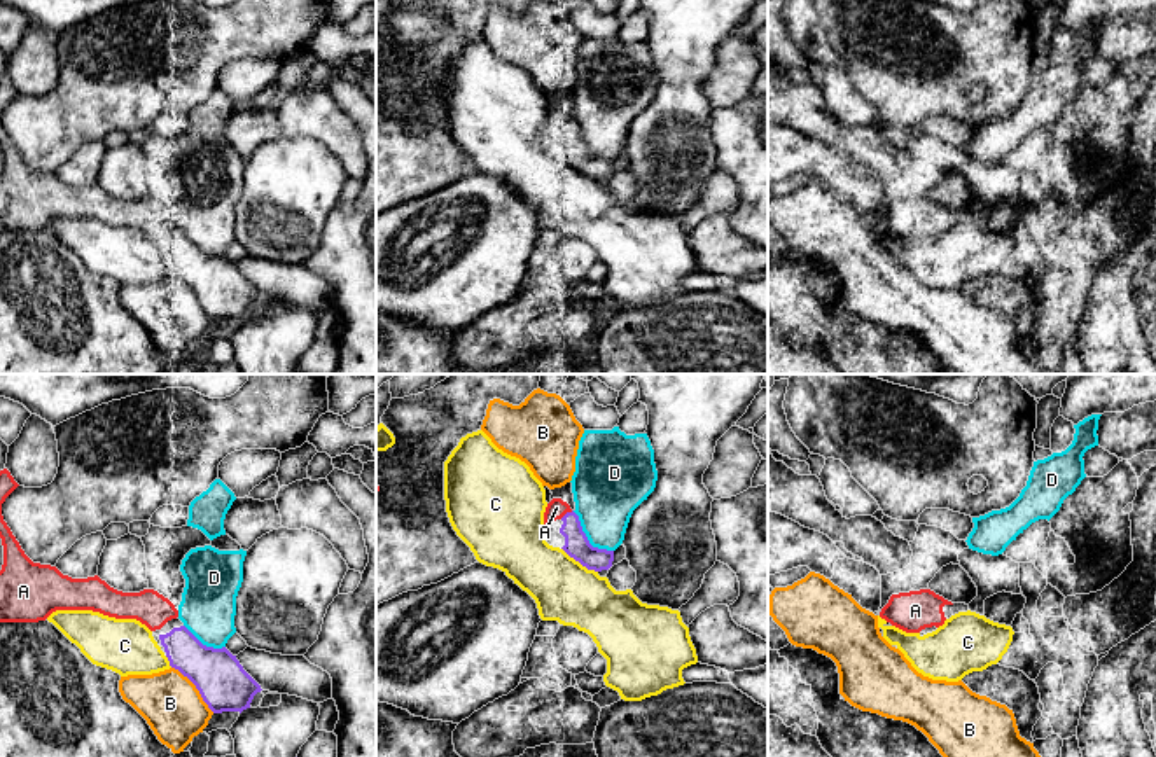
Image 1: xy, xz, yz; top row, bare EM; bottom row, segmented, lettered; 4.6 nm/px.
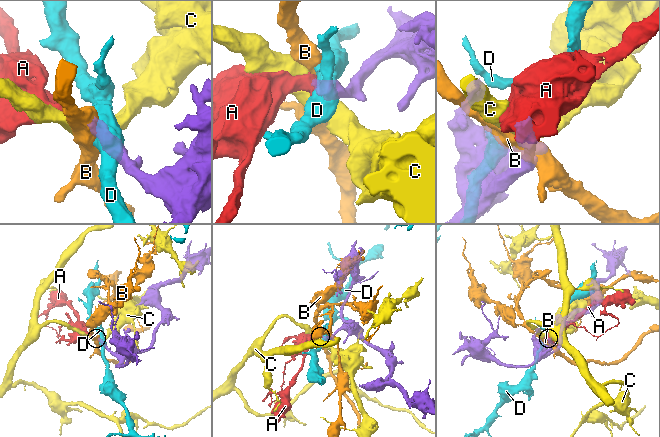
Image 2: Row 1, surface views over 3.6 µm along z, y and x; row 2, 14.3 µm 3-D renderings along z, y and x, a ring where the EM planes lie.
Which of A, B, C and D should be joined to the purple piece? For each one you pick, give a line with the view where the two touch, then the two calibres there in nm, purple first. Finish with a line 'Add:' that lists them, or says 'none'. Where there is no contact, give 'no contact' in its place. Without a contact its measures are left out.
A: xz | 120/90 nm
Add: A

